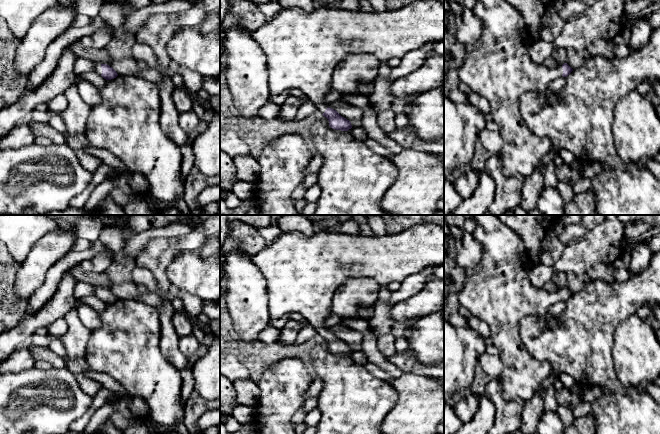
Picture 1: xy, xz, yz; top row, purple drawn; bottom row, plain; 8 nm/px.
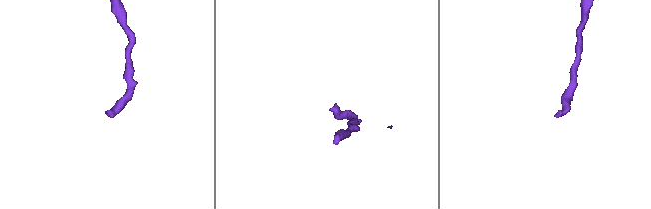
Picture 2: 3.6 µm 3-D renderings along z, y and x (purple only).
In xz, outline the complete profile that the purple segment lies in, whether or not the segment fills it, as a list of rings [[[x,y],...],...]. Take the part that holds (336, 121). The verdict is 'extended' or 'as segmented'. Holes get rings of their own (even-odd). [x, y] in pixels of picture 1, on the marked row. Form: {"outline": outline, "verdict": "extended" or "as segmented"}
{"outline": [[[419,0],[400,9],[371,13],[326,6],[309,13],[298,8],[282,8],[276,16],[252,32],[252,37],[266,56],[271,96],[279,95],[286,90],[299,89],[317,106],[318,113],[328,119],[332,129],[348,131],[352,128],[351,122],[330,108],[326,101],[327,94],[332,91],[331,80],[336,65],[353,54],[372,54],[381,62],[387,62],[394,57],[401,59],[407,53],[428,43],[444,40],[444,2]]], "verdict": "extended"}

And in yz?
{"outline": [[[476,0],[472,10],[482,20],[482,34],[467,51],[464,63],[458,68],[458,76],[461,82],[467,84],[473,92],[484,97],[490,104],[490,114],[498,124],[498,131],[502,137],[502,149],[499,157],[502,160],[503,173],[507,177],[522,176],[526,178],[541,165],[543,156],[551,151],[552,143],[549,137],[538,136],[527,126],[520,113],[519,98],[524,93],[533,92],[545,95],[546,102],[549,104],[560,101],[558,93],[549,89],[549,84],[559,77],[567,77],[573,69],[567,63],[549,68],[544,64],[535,64],[531,60],[529,49],[533,39],[527,31],[524,17],[519,10],[506,0]]], "verdict": "extended"}

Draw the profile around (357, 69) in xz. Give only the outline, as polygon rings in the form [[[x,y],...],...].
[[[353,54],[336,65],[332,80],[332,90],[341,94],[353,94],[360,84],[373,82],[378,77],[381,61],[372,54]]]

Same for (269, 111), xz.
[[[268,101],[268,103],[258,111],[258,116],[266,120],[276,119],[278,118],[280,108],[280,105]]]

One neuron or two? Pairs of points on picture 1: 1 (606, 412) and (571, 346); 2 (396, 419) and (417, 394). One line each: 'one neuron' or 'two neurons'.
1: one neuron
2: one neuron

